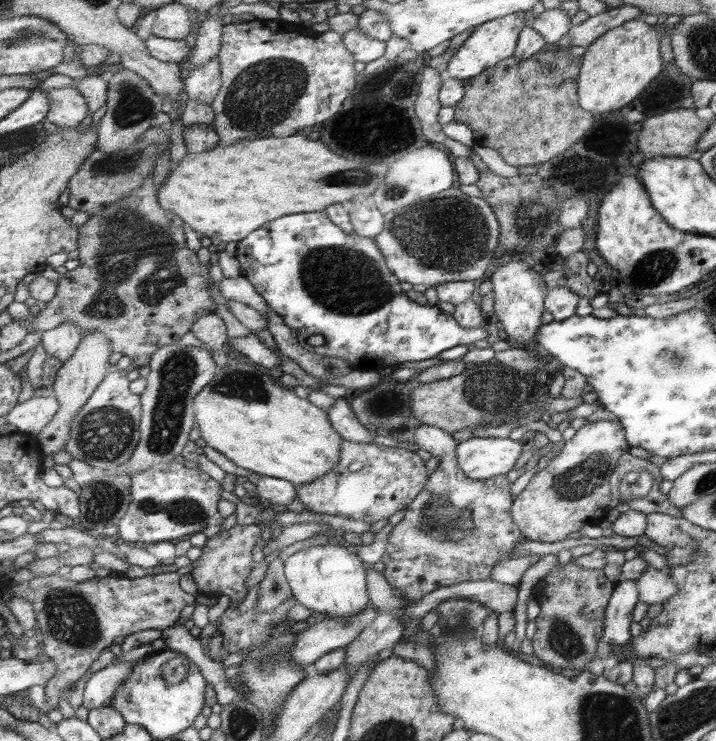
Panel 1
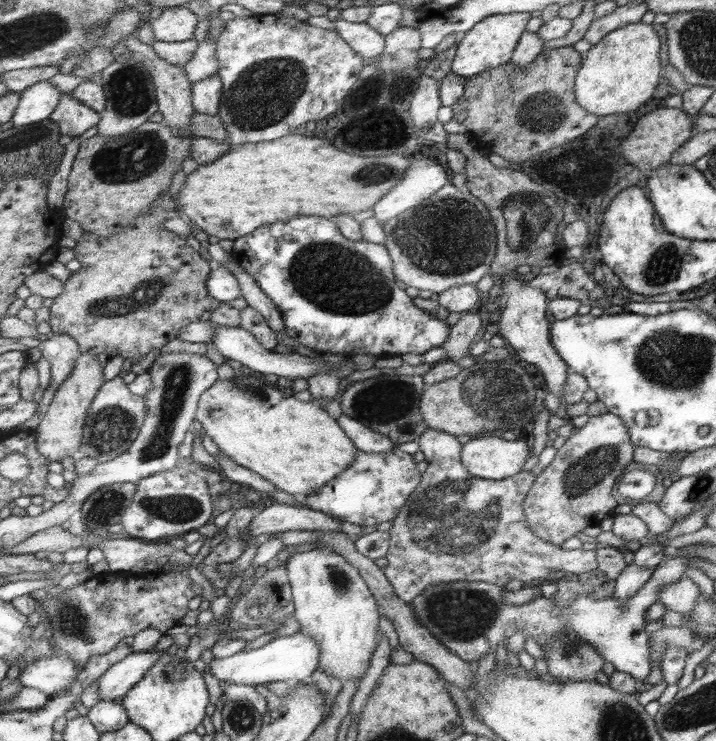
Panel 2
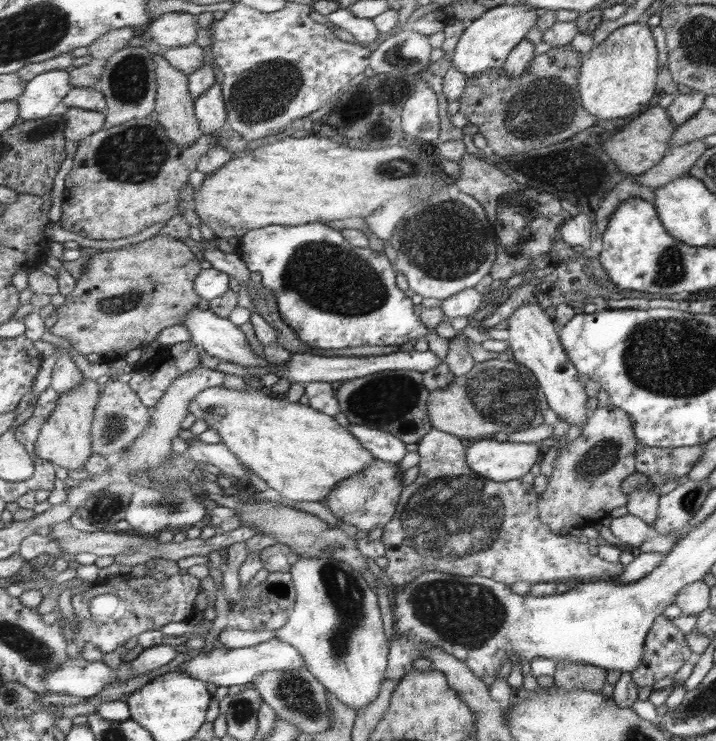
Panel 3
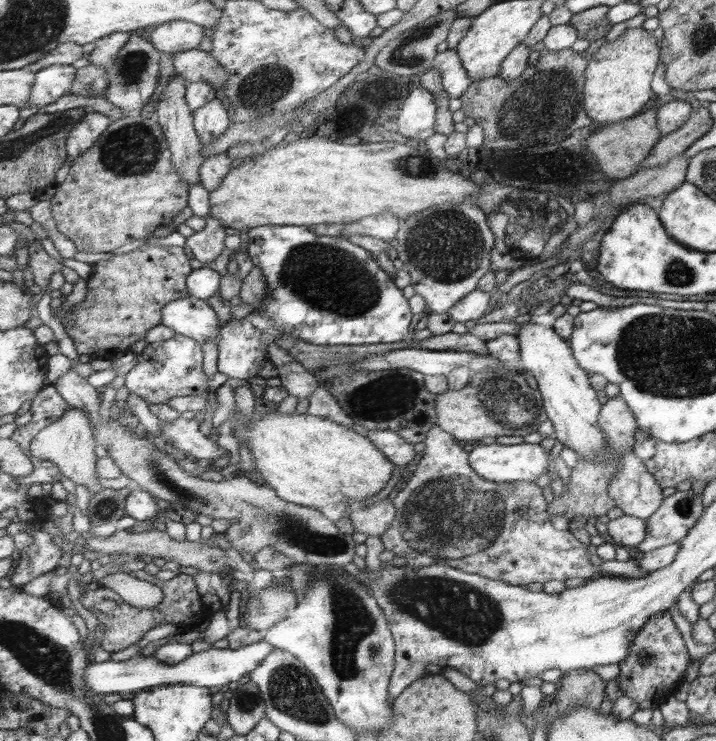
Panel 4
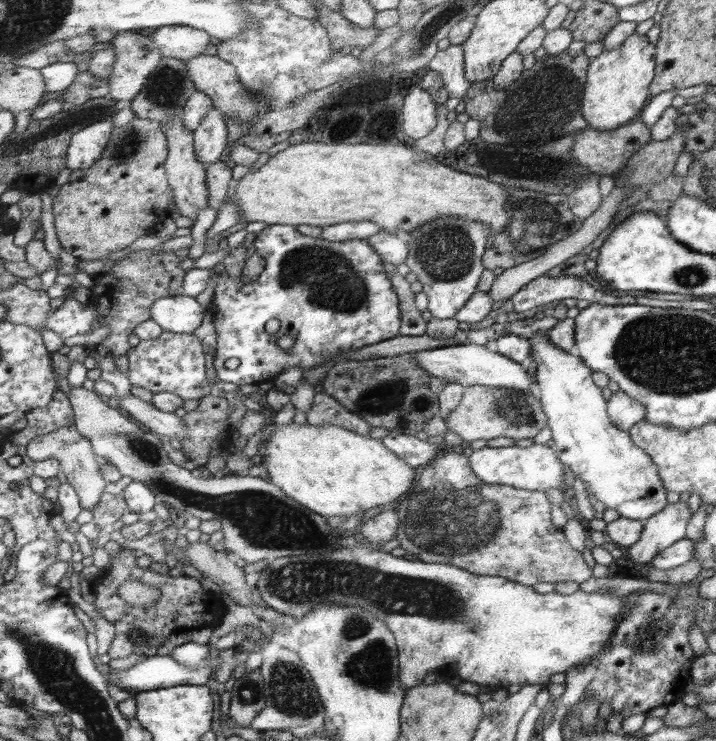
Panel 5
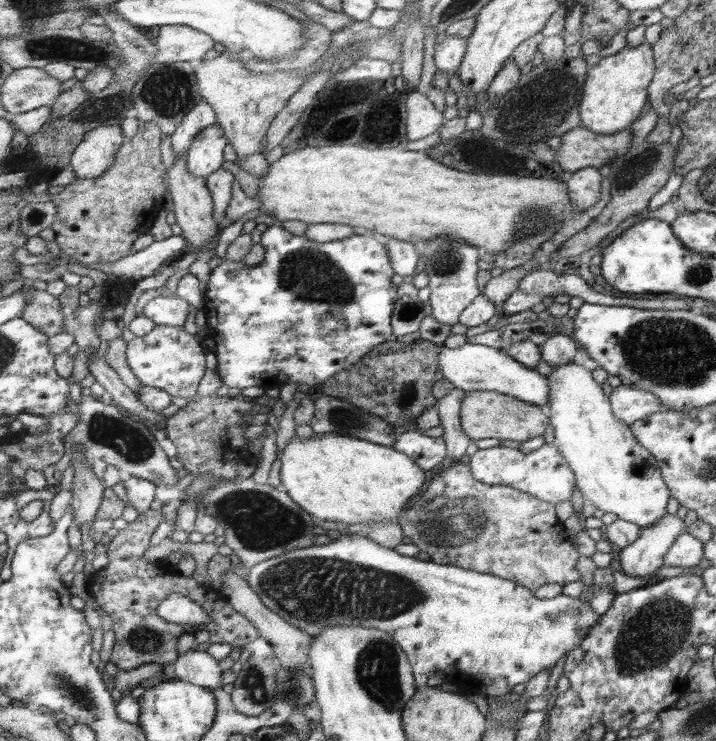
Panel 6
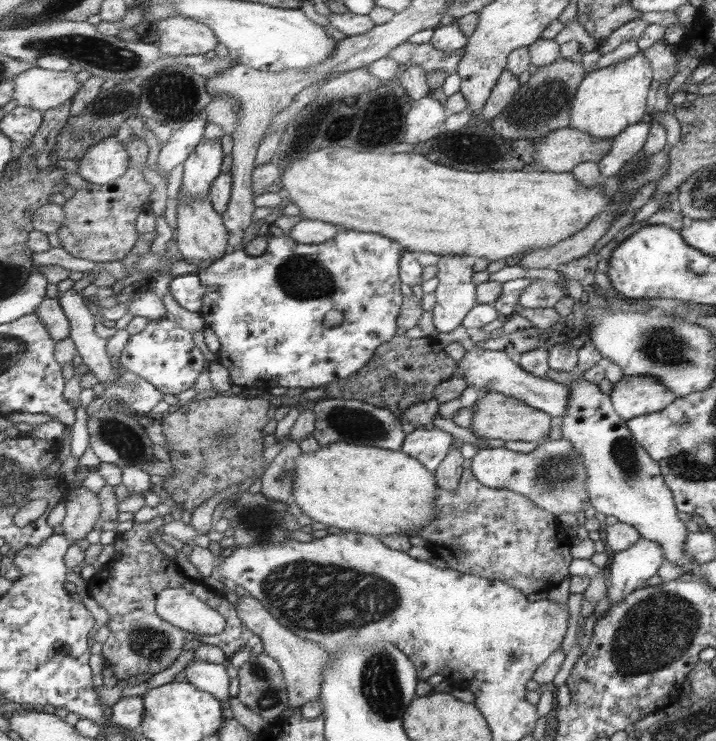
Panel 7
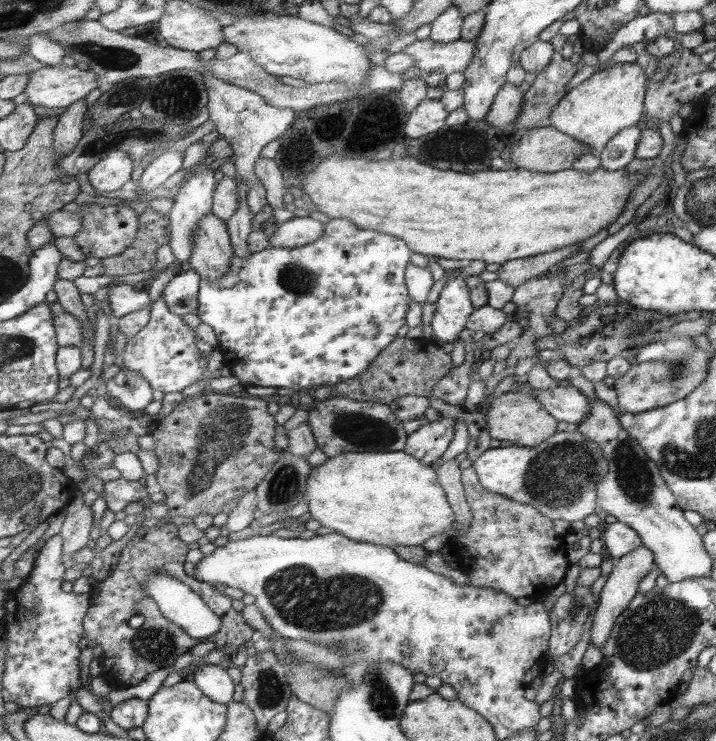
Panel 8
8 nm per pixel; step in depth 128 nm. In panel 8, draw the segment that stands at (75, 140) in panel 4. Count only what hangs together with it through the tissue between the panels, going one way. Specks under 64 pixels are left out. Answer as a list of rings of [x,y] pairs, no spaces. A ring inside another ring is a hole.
[[[126,151],[111,152],[87,172],[88,182],[97,192],[117,191],[131,180],[134,165]]]

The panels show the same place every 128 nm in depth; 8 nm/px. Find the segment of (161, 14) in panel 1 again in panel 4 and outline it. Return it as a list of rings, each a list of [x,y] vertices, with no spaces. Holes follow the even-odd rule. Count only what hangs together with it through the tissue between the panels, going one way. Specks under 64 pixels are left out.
[[[177,20],[163,25],[156,25],[150,32],[152,45],[160,53],[174,55],[184,50],[196,50],[204,38],[204,29],[196,23]]]

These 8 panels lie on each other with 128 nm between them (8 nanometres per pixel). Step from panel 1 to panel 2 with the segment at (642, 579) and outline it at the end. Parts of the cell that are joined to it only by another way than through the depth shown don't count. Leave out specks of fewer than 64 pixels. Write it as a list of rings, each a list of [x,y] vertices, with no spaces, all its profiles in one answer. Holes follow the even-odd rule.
[[[684,577],[661,586],[661,590],[657,592],[657,602],[666,609],[684,614],[693,610],[700,594],[699,587],[690,578]]]

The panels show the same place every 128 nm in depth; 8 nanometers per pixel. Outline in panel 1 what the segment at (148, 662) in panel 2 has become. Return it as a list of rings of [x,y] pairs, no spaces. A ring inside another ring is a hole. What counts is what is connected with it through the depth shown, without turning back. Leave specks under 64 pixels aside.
[[[136,662],[110,664],[93,674],[84,686],[82,706],[85,706],[88,710],[94,710],[94,708],[100,708],[100,706],[110,705],[116,687],[120,687],[127,680],[133,664],[136,664]]]

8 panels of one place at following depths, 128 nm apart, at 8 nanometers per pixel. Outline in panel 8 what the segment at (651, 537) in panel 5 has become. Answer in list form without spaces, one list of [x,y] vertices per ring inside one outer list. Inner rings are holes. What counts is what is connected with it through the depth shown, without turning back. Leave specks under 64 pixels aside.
[[[644,546],[636,548],[633,552],[622,556],[604,584],[600,599],[590,629],[590,643],[592,642],[602,652],[604,643],[611,637],[612,629],[620,614],[628,610],[631,601],[638,595],[638,588],[642,578],[645,578],[655,569],[655,554]]]

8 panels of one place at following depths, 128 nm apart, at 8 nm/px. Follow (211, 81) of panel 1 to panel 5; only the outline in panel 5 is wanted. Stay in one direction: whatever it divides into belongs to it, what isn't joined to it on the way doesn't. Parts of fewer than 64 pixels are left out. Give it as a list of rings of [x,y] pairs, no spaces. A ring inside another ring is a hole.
[[[212,108],[195,129],[196,157],[206,164],[220,161],[228,148],[228,130],[225,116],[220,110]]]

